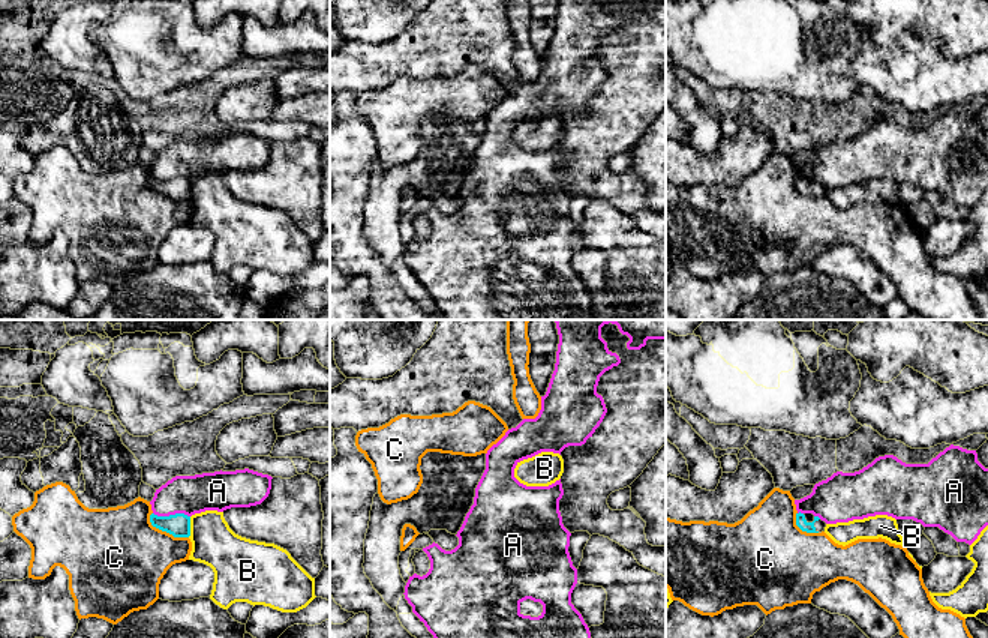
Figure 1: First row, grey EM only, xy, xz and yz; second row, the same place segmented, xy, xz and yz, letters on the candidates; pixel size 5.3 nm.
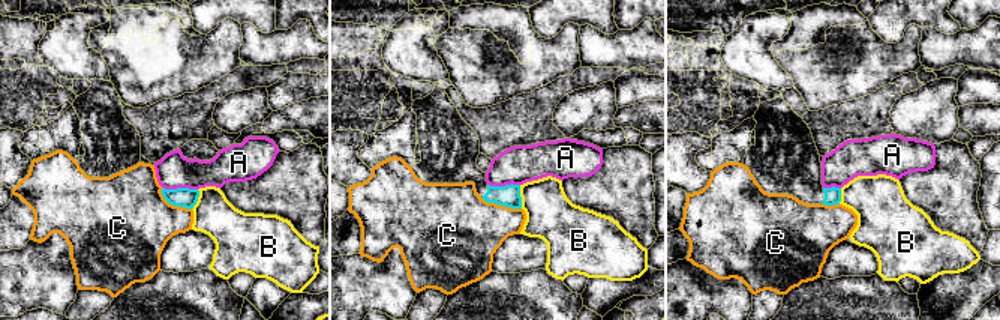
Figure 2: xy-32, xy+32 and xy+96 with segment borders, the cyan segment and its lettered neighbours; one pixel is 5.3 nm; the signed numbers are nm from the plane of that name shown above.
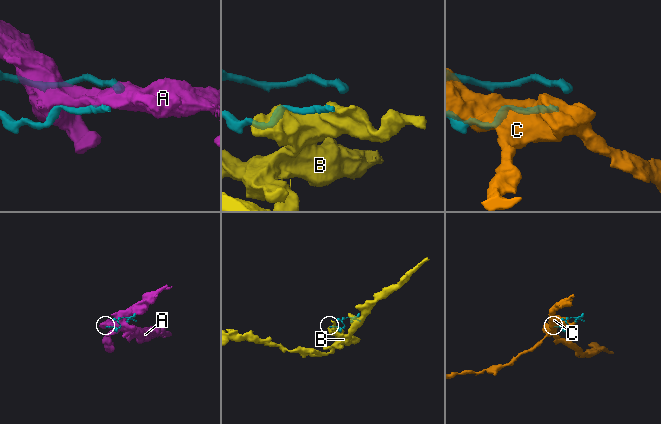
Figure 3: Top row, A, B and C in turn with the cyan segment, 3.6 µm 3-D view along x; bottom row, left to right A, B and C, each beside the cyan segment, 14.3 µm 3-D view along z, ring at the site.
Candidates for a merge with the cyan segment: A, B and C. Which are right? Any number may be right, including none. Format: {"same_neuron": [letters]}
{"same_neuron": []}

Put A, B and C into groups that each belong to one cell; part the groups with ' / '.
A / B / C

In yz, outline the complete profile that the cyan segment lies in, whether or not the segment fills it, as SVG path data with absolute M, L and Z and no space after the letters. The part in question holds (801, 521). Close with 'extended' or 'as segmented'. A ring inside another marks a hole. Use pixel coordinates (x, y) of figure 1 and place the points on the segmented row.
M796 513L796 525L807 533L825 531L826 522L813 513Z; extended

